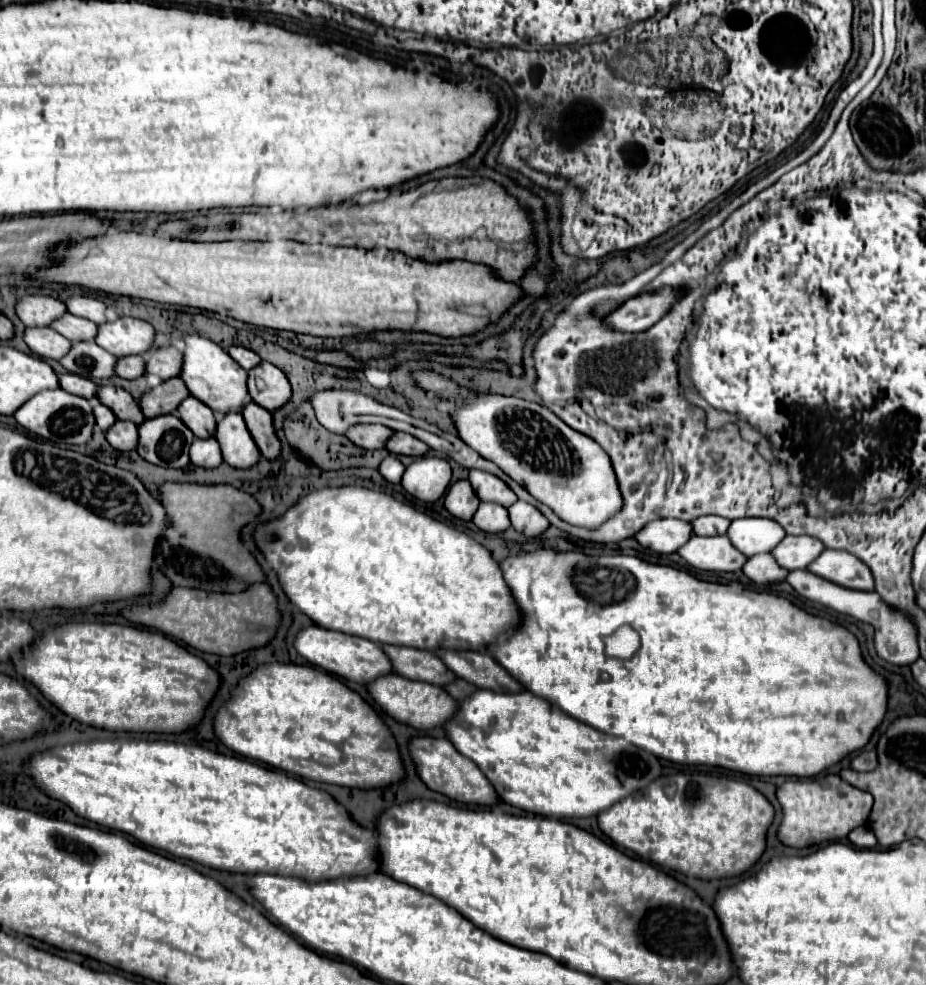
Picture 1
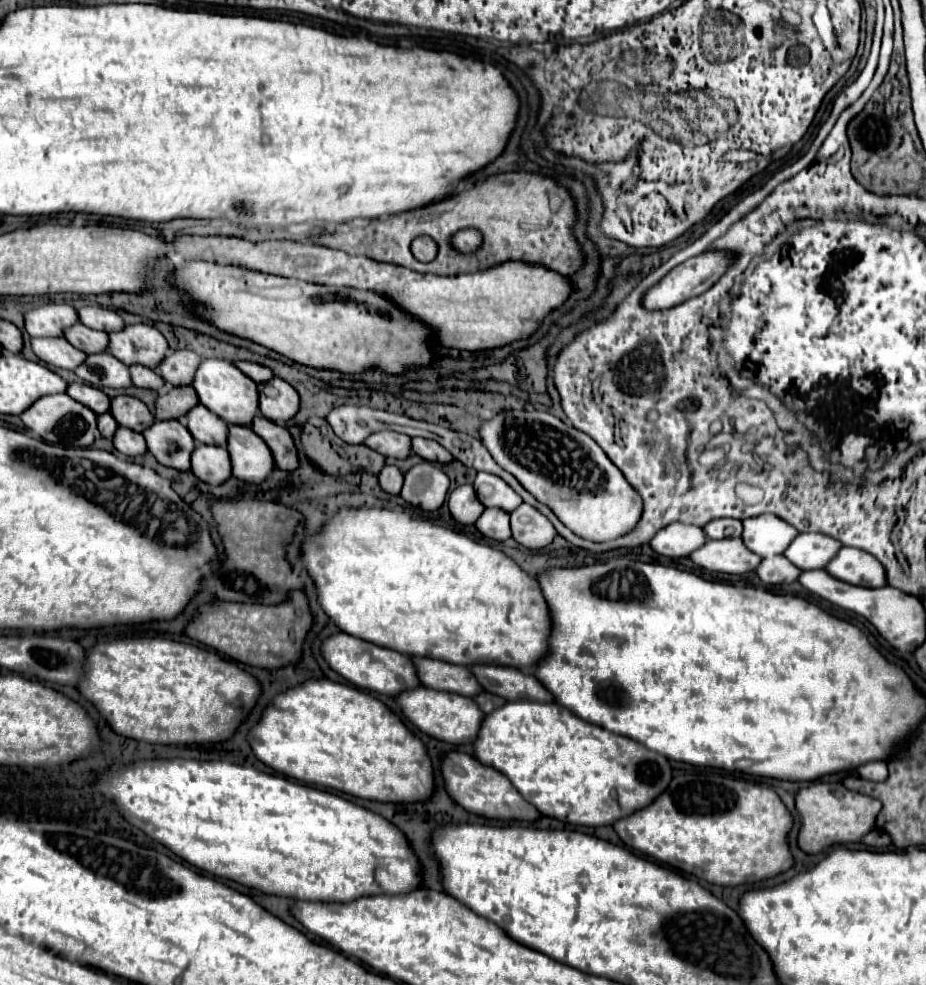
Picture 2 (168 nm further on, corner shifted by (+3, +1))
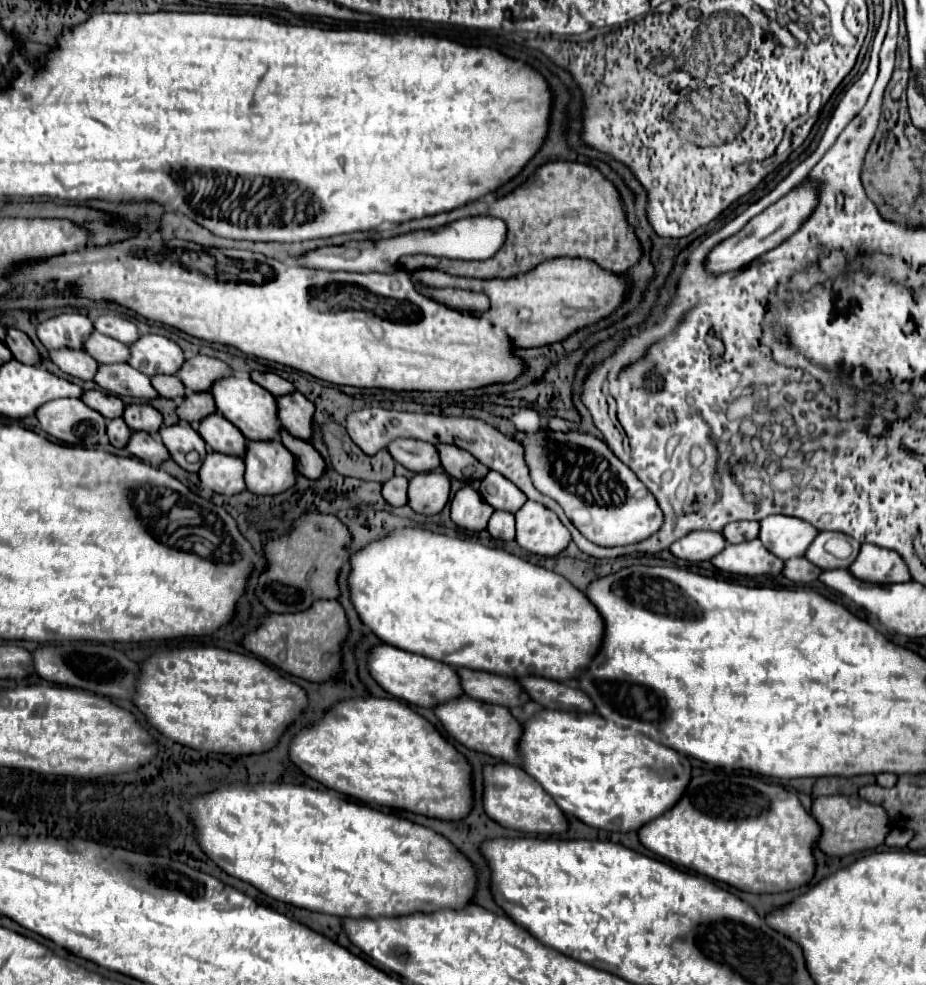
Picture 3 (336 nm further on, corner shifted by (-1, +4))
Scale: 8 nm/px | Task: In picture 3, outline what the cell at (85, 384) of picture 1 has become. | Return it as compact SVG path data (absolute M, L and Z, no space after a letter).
M83 391L81 395L81 401L85 405L89 405L91 409L99 411L103 417L107 419L115 419L115 417L121 417L123 415L123 409L125 409L125 403L115 397L115 395L109 395L105 391Z

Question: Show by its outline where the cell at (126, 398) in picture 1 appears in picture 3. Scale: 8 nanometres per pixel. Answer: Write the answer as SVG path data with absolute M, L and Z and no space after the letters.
M147 403L127 405L125 413L123 413L123 419L133 431L147 431L147 433L157 433L161 423L163 423L161 413Z

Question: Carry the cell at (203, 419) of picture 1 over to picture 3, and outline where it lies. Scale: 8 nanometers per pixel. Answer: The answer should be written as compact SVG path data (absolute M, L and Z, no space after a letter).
M211 413L203 417L199 423L199 435L213 451L243 457L243 445L245 445L243 433L231 421L223 419L221 413Z

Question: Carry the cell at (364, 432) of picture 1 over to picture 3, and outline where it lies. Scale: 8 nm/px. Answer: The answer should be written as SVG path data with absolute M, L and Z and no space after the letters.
M393 439L387 445L387 451L397 463L415 473L431 471L441 465L437 449L431 443L419 439Z

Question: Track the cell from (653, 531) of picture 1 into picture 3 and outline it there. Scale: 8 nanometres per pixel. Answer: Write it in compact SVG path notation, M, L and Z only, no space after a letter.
M691 531L685 537L677 539L669 551L679 557L679 559L687 559L687 561L707 561L711 557L715 557L715 553L719 553L719 549L723 549L725 541L723 535L717 531Z

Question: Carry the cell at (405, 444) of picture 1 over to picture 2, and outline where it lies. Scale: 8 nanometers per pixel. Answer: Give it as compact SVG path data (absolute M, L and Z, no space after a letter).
M413 438L413 452L429 462L439 462L439 464L451 464L455 460L441 444L425 438Z

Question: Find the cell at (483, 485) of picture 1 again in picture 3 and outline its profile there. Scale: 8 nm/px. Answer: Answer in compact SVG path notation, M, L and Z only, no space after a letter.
M489 471L479 487L479 493L483 495L483 499L493 507L493 509L501 509L501 511L511 511L515 513L519 507L523 507L523 503L527 501L525 493L519 491L519 487L515 483L511 483L509 479L505 479L501 473L497 471Z

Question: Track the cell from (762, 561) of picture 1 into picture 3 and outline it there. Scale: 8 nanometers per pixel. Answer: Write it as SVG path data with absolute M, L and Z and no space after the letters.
M793 557L783 563L783 577L795 581L795 583L811 583L819 577L821 569L809 563L805 557Z

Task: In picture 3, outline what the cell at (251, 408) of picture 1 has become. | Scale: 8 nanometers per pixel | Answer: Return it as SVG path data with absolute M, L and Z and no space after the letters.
M281 429L279 433L279 441L295 455L295 469L305 475L305 477L311 477L311 479L317 479L323 475L323 469L325 469L325 461L323 457L313 449L311 443L299 439L299 437L293 437L287 429Z

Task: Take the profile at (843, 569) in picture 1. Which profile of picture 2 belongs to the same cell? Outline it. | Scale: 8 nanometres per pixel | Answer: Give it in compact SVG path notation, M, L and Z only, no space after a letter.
M841 548L839 554L825 568L831 576L867 588L881 588L887 584L885 568L869 556L869 552L861 552L857 548Z

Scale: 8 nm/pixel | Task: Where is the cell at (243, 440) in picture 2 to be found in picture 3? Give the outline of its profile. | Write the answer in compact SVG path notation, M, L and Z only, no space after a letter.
M247 441L243 455L247 489L257 495L275 495L295 485L295 459L281 441Z

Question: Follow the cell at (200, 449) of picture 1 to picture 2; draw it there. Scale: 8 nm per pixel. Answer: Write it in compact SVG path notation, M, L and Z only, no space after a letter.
M199 444L191 456L191 472L205 484L219 486L231 478L231 460L221 446Z

